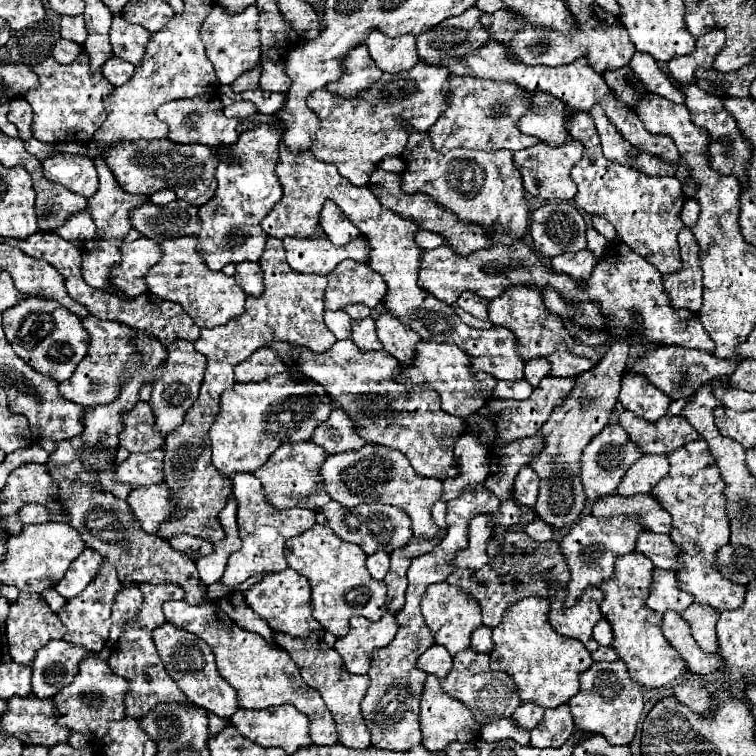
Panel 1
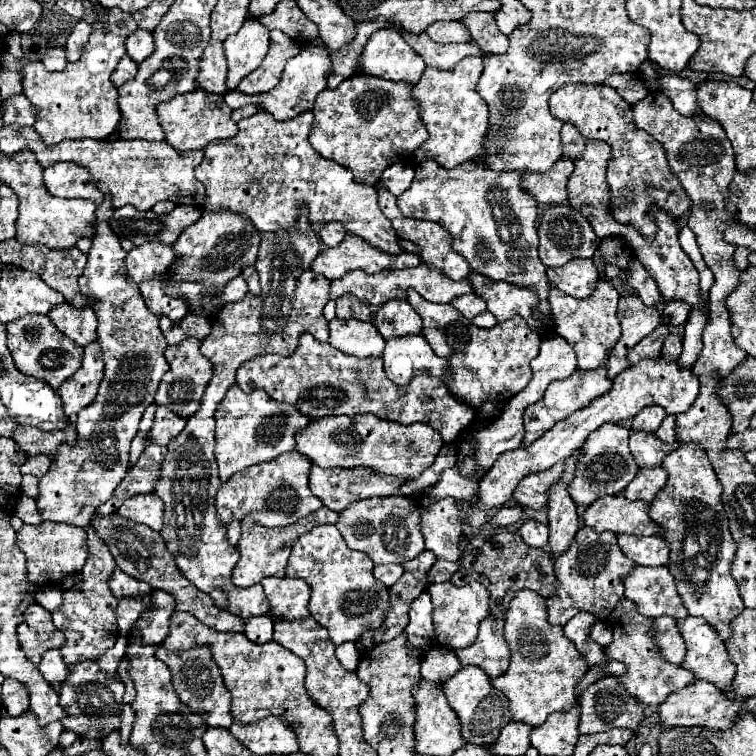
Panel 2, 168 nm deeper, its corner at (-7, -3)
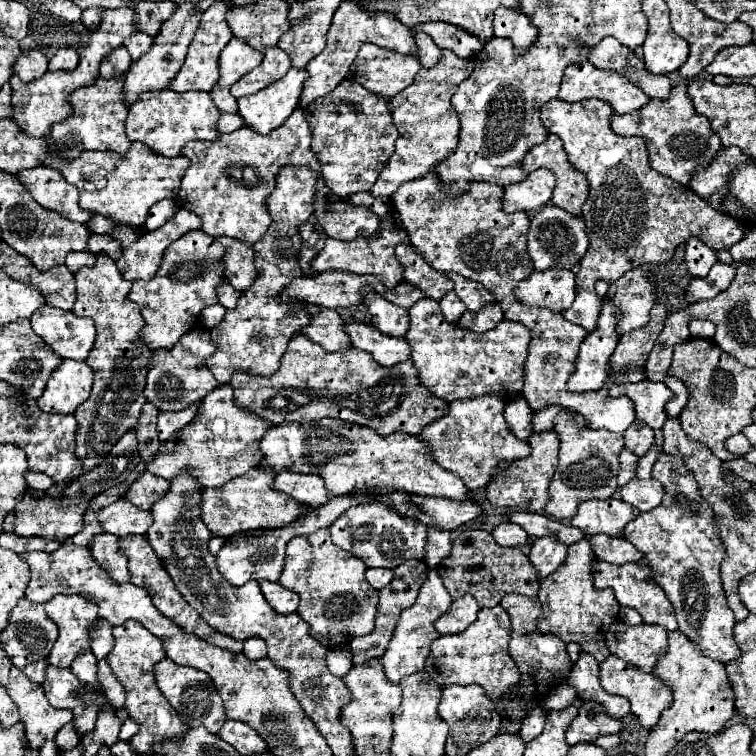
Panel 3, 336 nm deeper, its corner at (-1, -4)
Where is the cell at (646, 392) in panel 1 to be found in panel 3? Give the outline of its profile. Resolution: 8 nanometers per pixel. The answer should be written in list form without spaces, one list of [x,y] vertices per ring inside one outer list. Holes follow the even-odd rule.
[[[635,421],[625,433],[625,447],[629,451],[633,451],[637,457],[641,457],[643,453],[649,451],[649,447],[653,445],[653,429],[647,427],[645,423],[639,423]]]

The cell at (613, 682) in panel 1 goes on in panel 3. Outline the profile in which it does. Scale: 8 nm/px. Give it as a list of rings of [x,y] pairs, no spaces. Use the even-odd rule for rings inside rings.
[[[581,711],[569,725],[565,733],[565,741],[567,745],[593,743],[601,735],[619,733],[621,727],[623,727],[623,721],[619,719],[609,719],[607,715],[585,715],[585,711]]]

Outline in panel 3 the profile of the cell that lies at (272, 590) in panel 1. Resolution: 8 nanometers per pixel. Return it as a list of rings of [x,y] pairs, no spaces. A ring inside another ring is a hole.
[[[259,581],[259,587],[261,587],[261,593],[267,599],[267,603],[279,615],[289,615],[289,613],[295,613],[297,611],[299,597],[293,591],[287,591],[279,583],[267,583],[267,581]]]

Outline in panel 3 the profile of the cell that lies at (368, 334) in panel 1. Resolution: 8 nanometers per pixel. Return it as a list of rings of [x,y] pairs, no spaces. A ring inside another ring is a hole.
[[[321,309],[319,313],[313,313],[309,325],[303,327],[299,333],[307,335],[313,343],[319,343],[327,351],[339,351],[351,347],[351,341],[343,331],[343,319],[339,317],[337,311],[331,309]]]

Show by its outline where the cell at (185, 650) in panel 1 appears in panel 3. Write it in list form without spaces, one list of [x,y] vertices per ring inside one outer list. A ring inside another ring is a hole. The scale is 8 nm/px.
[[[163,659],[155,665],[155,681],[157,681],[157,687],[163,691],[165,699],[171,703],[171,707],[177,711],[177,715],[187,727],[203,725],[211,733],[217,733],[227,721],[219,693],[215,691],[211,677],[207,673],[195,671],[193,667],[179,667],[171,659]]]

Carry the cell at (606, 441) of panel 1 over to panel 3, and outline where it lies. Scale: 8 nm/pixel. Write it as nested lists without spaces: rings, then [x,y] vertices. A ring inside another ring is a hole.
[[[563,409],[553,421],[553,431],[561,439],[559,465],[549,485],[549,501],[545,513],[555,519],[571,519],[577,513],[579,503],[589,499],[609,499],[617,491],[619,453],[623,449],[623,435],[615,435],[607,429],[589,429],[573,421],[573,411]]]

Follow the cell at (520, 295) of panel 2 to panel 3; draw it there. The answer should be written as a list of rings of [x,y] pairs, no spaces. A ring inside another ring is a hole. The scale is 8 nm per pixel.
[[[447,273],[447,277],[455,283],[453,291],[467,305],[467,309],[477,311],[479,307],[483,307],[483,303],[495,303],[495,297],[485,287],[481,287],[479,283],[471,281],[471,279],[465,279],[461,275],[455,275],[455,273]]]

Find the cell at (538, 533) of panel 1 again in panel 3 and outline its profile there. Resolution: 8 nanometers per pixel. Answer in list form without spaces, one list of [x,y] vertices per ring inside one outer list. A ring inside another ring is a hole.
[[[499,523],[493,529],[493,539],[501,545],[501,547],[521,547],[527,545],[529,535],[515,523]]]

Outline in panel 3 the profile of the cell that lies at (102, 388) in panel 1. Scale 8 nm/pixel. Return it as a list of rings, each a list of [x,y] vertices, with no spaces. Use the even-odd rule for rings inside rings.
[[[61,361],[51,373],[37,407],[45,413],[73,413],[89,399],[93,385],[93,371],[85,361]]]

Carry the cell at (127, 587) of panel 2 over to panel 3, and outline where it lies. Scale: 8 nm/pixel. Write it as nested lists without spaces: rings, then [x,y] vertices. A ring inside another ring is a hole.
[[[97,533],[91,539],[91,553],[99,561],[99,565],[115,579],[117,583],[127,583],[131,579],[127,571],[127,557],[119,553],[119,537],[111,533]]]

